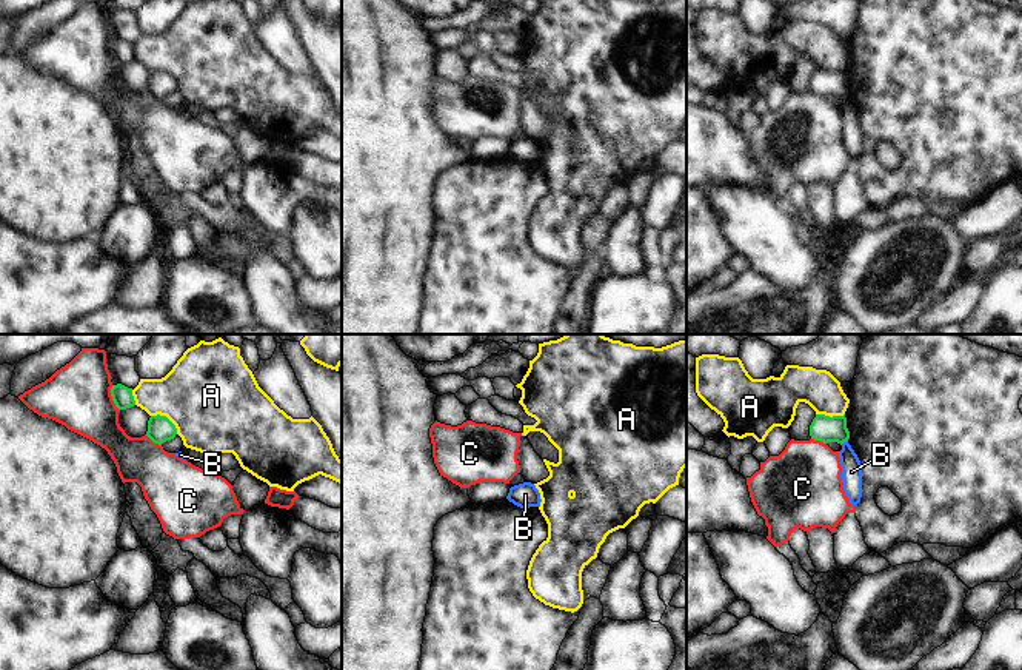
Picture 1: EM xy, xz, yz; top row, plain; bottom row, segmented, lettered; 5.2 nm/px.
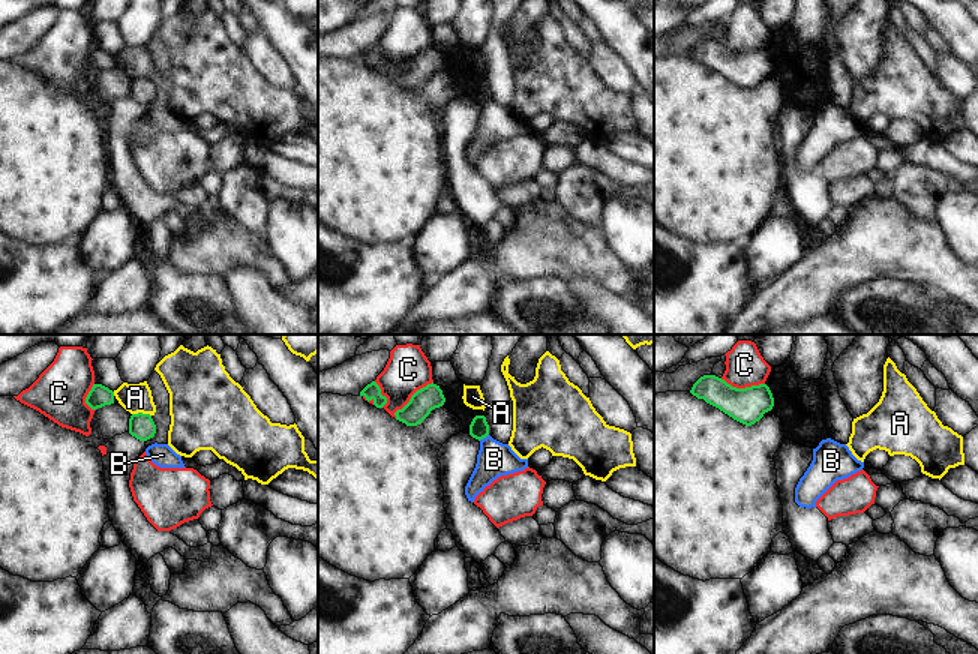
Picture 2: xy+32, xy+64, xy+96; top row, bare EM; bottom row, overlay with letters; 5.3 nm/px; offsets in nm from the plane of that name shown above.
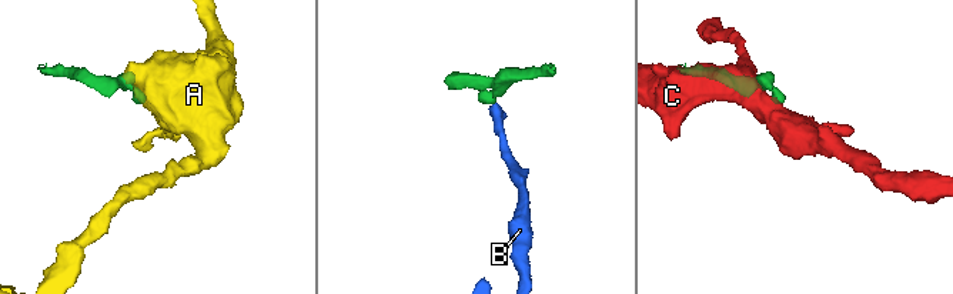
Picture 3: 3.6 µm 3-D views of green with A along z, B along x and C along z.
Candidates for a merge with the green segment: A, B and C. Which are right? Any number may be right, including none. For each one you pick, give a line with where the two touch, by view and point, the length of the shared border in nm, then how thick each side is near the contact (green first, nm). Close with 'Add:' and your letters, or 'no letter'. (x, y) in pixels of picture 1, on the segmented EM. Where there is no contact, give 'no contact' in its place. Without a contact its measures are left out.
Add: no letter

